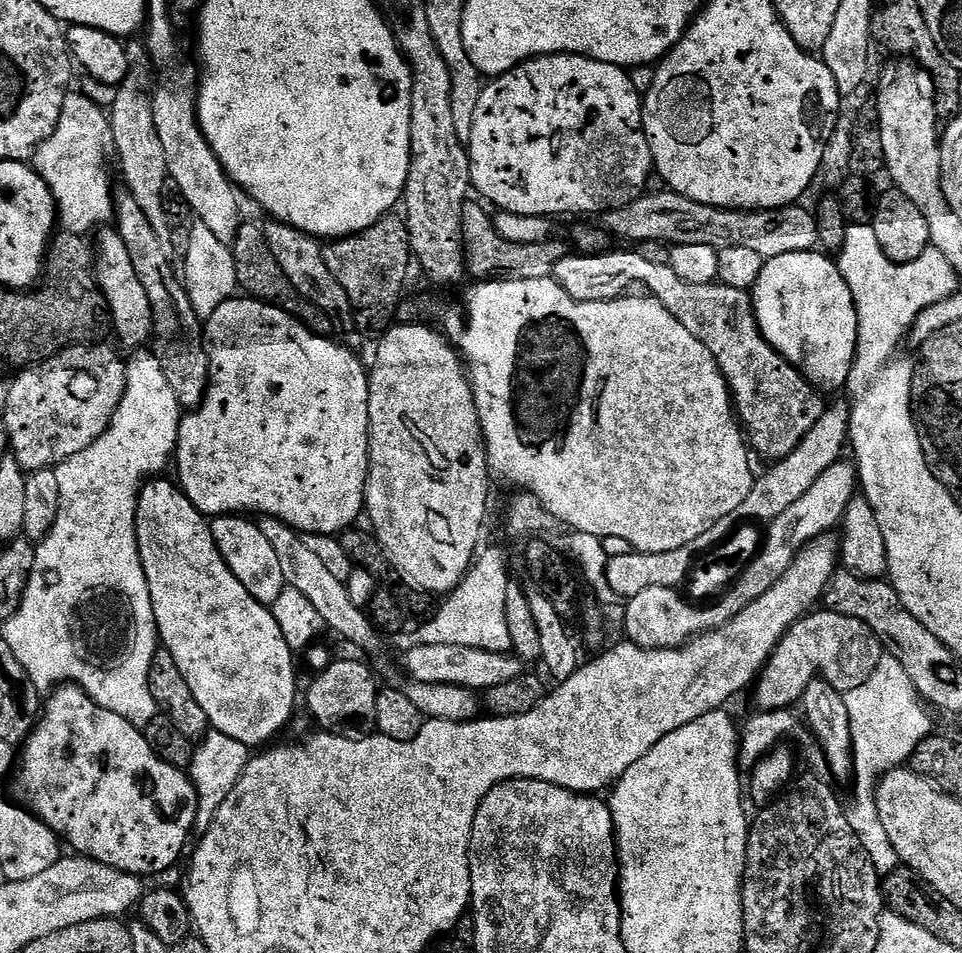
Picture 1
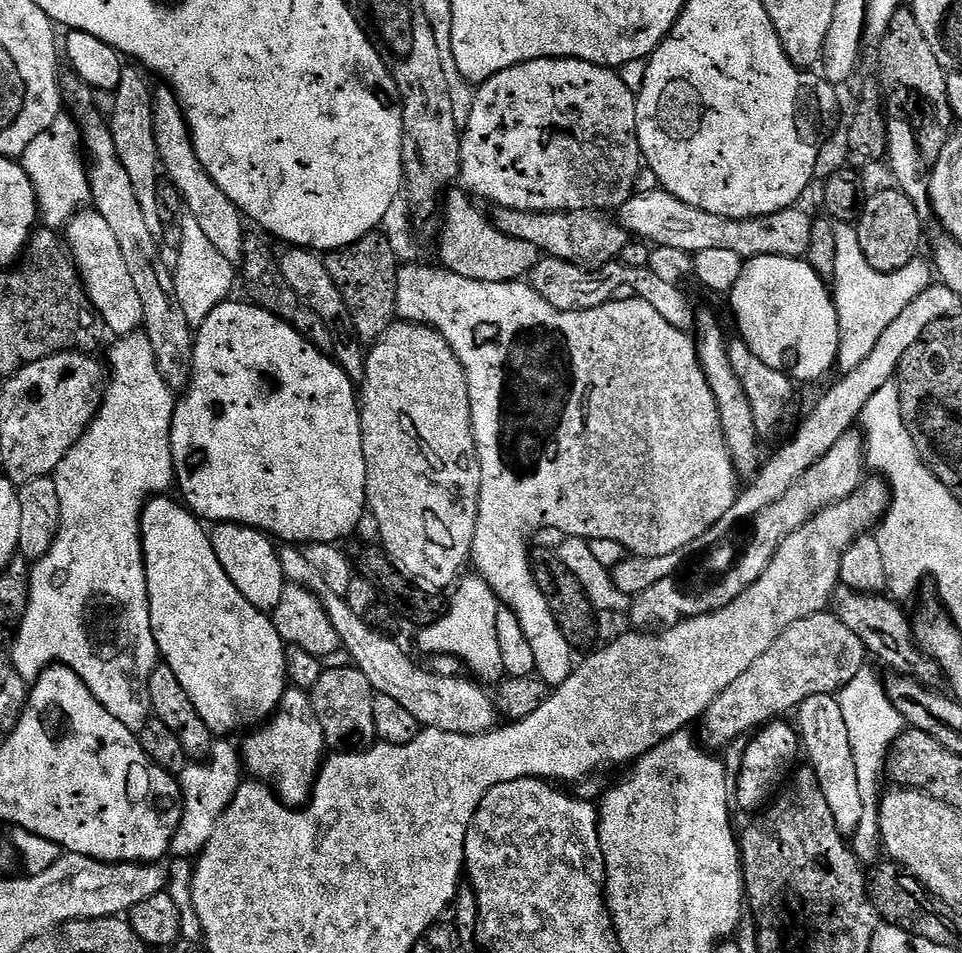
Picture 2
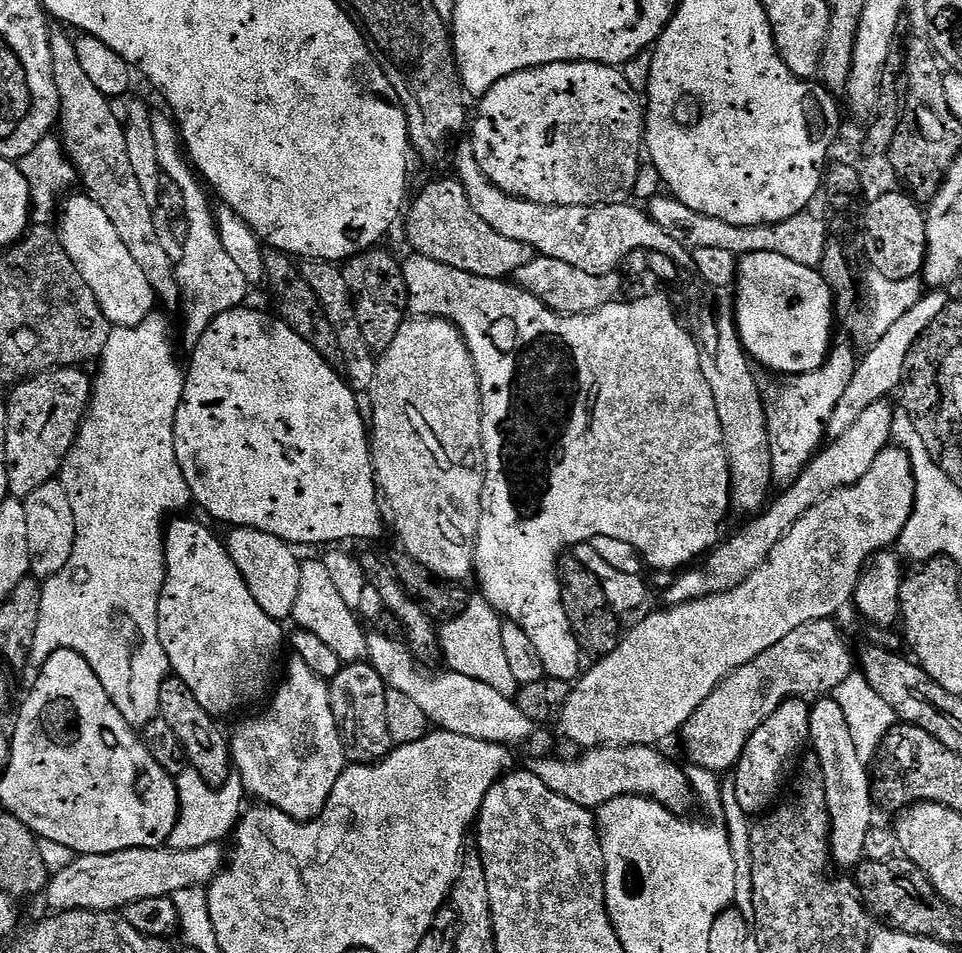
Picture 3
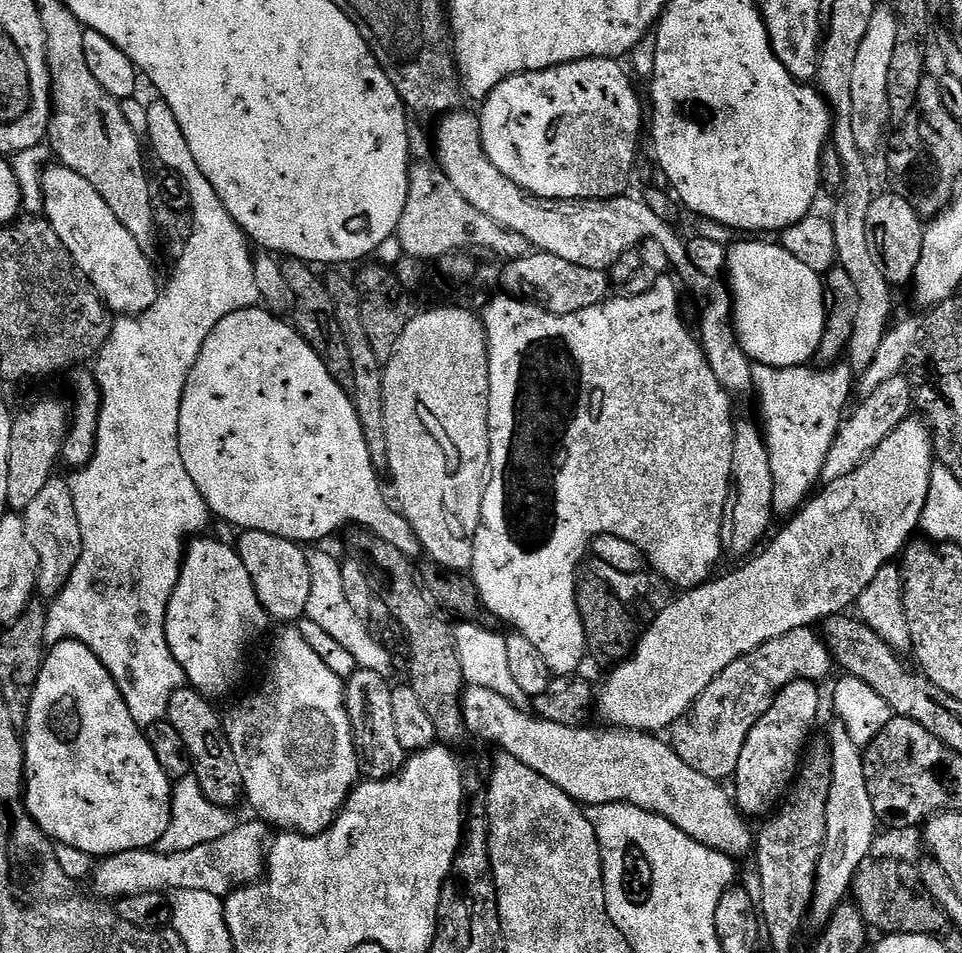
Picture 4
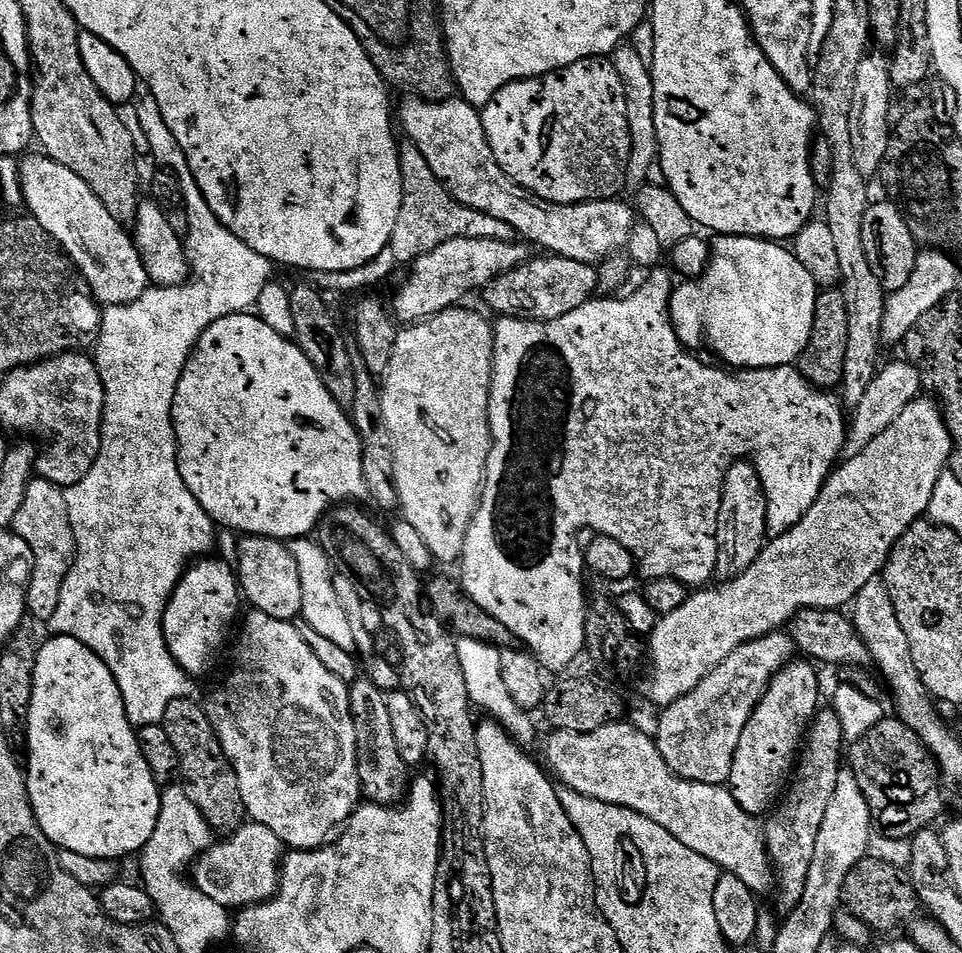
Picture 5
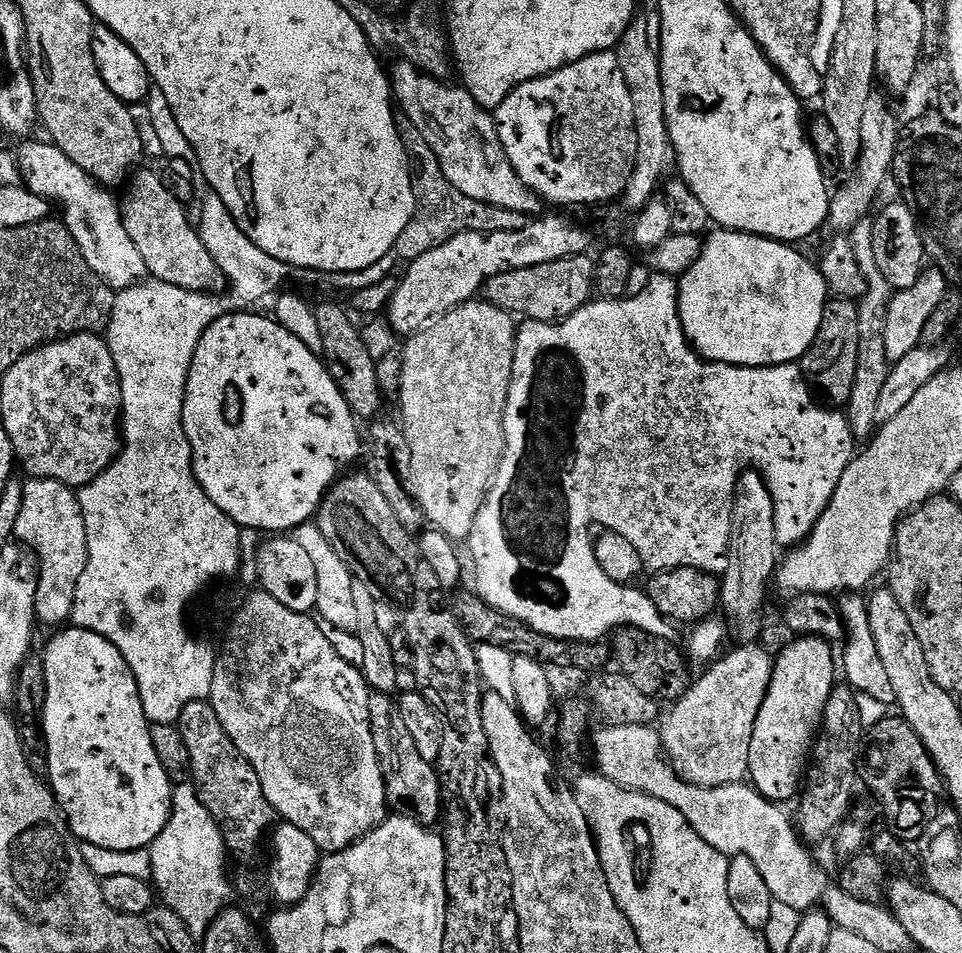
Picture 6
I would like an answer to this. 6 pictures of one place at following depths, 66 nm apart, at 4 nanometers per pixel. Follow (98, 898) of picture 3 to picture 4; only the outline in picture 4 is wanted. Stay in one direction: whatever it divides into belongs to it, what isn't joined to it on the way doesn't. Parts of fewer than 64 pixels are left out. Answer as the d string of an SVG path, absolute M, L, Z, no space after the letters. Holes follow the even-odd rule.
M253 820L254 822L237 823L230 833L225 834L216 840L200 842L192 850L167 854L163 850L140 849L138 851L117 852L113 856L105 857L95 867L92 874L94 878L94 888L101 899L117 900L122 897L133 896L140 893L152 892L177 892L177 891L204 891L210 895L216 895L221 898L235 891L238 887L245 887L250 883L259 881L266 868L266 847L268 837L266 838L267 823L262 820Z

